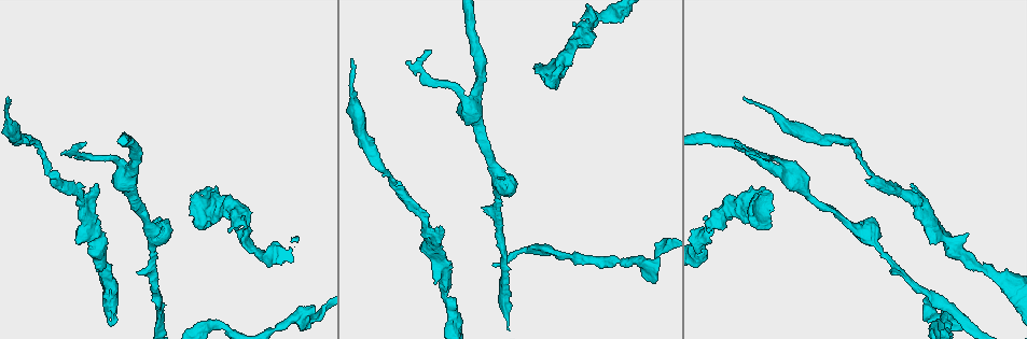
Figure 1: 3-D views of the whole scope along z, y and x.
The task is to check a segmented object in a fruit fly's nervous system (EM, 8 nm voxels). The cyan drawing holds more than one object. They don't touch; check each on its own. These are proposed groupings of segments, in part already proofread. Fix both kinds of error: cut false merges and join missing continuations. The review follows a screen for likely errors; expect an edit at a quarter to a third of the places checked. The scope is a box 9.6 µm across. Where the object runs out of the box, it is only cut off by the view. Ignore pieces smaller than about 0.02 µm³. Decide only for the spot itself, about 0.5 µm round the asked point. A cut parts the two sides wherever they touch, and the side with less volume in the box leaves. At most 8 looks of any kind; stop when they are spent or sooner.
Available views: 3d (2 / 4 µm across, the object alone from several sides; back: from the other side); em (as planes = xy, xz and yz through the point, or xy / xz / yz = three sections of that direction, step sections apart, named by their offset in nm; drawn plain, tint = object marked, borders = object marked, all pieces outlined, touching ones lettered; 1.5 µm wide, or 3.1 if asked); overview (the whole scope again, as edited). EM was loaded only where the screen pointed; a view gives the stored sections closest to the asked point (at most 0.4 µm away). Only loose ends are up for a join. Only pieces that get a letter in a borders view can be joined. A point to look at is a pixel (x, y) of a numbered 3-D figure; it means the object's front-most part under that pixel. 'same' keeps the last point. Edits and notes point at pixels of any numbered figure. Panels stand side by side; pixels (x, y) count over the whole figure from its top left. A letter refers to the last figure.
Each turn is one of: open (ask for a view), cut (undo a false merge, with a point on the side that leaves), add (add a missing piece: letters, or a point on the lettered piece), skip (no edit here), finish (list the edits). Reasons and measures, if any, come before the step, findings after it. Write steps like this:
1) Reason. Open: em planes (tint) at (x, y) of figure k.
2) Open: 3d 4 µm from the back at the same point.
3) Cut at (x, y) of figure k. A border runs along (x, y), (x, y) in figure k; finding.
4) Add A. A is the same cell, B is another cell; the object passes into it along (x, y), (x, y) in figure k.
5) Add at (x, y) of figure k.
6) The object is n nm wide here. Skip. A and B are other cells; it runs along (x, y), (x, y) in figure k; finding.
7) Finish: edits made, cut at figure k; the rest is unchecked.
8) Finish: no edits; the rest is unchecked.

Calibre changes. Open: em planes (borders) at (475, 127) of figure 1.

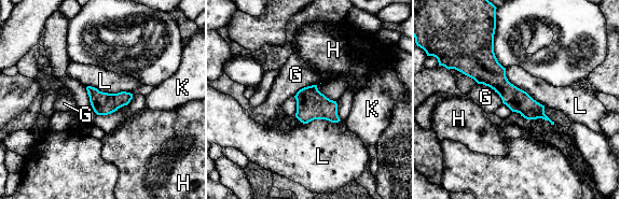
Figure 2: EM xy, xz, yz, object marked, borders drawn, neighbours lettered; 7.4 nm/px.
The object is 170 nm wide here. Skip. G, H, K and L are other cells; it runs along (483, 47), (483, 66), (541, 115) in figure 2; all the same neuron.

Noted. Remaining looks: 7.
Thin neck. Open: em planes (borders) at (725, 212) of figure 1.

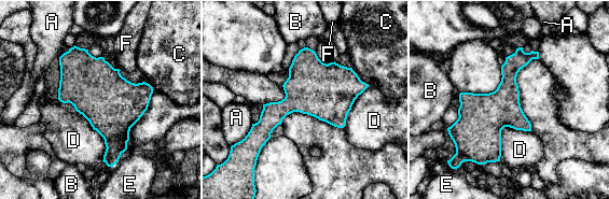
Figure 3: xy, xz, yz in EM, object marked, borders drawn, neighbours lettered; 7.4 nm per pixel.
Skip. A, B, C, D, E and F are other cells; a border runs along (57, 99), (102, 138), (102, 160) in figure 3; all the same neuron.

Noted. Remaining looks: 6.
Sharp bend. Open: em xy step 4 (borders) at (556, 255) of figure 1.

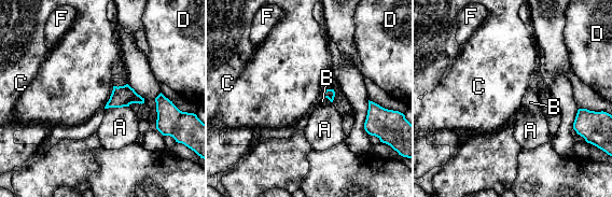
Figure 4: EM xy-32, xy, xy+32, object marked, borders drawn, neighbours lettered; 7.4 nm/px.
Skip. A, B, C, D and F are other cells; a border runs along (113, 86), (110, 98), (103, 108) in figure 4; all the same neuron.

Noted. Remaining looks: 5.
Finish: no edits; the rest is unchecked.

